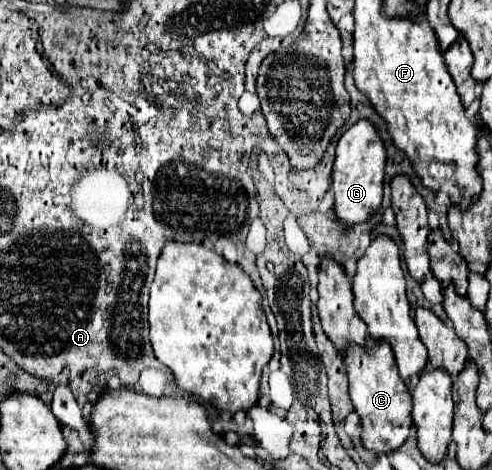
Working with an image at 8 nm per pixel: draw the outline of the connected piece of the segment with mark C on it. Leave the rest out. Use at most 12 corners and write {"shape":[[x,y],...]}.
{"shape":[[389,346],[349,348],[349,394],[373,454],[403,446],[411,394]]}

